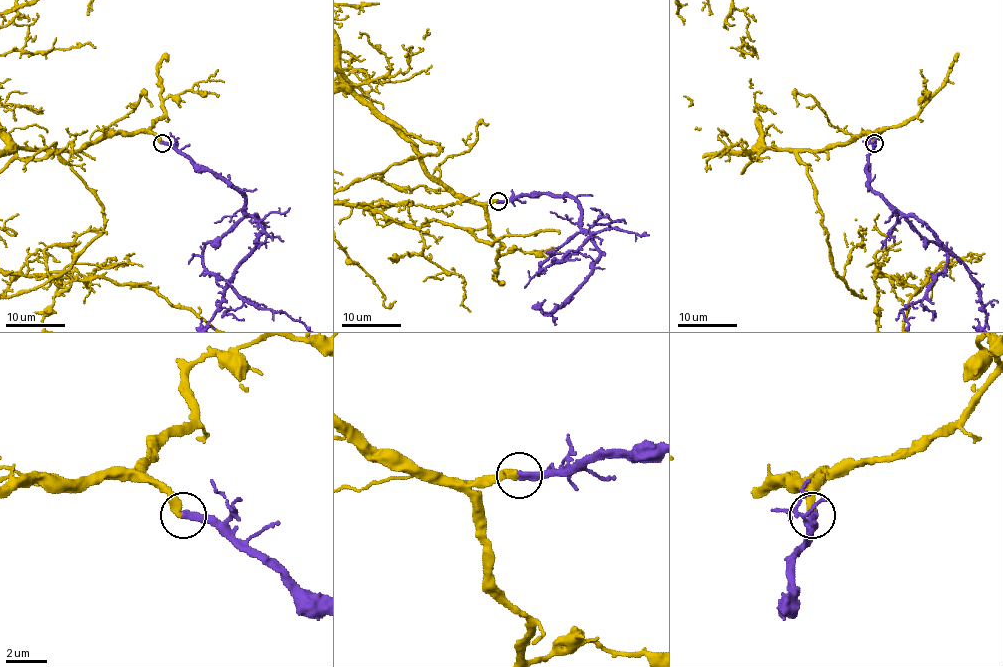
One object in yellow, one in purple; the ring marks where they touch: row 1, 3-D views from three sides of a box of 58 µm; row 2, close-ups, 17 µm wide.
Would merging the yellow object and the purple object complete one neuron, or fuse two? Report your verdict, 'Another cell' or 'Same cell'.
Same cell

